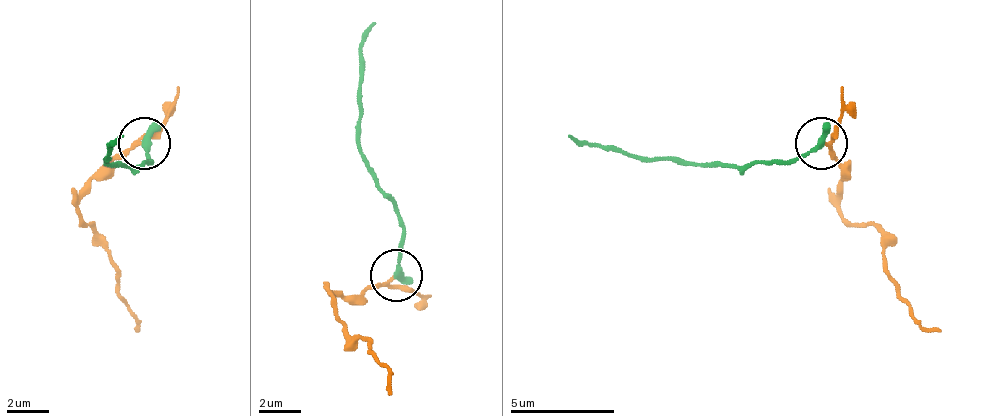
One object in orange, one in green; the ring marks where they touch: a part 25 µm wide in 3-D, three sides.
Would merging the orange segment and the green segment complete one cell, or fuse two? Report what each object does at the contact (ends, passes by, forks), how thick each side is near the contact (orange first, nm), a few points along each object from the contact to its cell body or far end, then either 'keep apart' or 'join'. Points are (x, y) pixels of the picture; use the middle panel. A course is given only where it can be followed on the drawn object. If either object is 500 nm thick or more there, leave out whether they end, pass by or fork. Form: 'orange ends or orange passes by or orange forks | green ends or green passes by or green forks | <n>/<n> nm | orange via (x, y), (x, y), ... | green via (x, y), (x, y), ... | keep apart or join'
orange passes by | green ends | 130/400 nm | orange via (392, 274), (356, 294), (330, 294), (345, 331), (366, 341), (392, 393) | green via (397, 274), (403, 248), (403, 216), (366, 164), (361, 39), (377, 24) | keep apart

